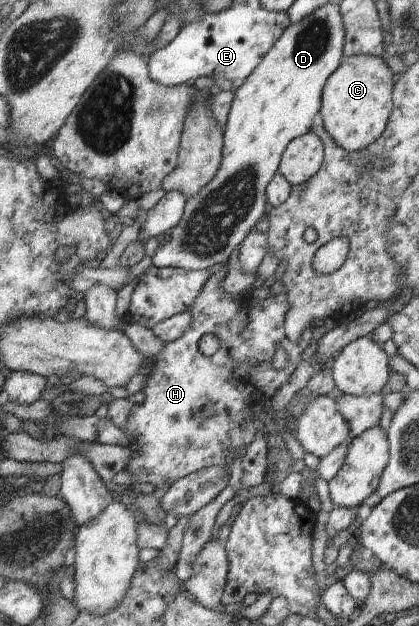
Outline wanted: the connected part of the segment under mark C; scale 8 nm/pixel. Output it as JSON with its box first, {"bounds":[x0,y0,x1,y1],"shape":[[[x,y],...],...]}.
{"bounds":[319,55,395,152],"shape":[[[351,55],[344,57],[335,73],[327,78],[319,113],[325,131],[339,147],[348,152],[361,151],[383,135],[393,111],[395,79],[392,74],[382,58],[375,55]]]}

